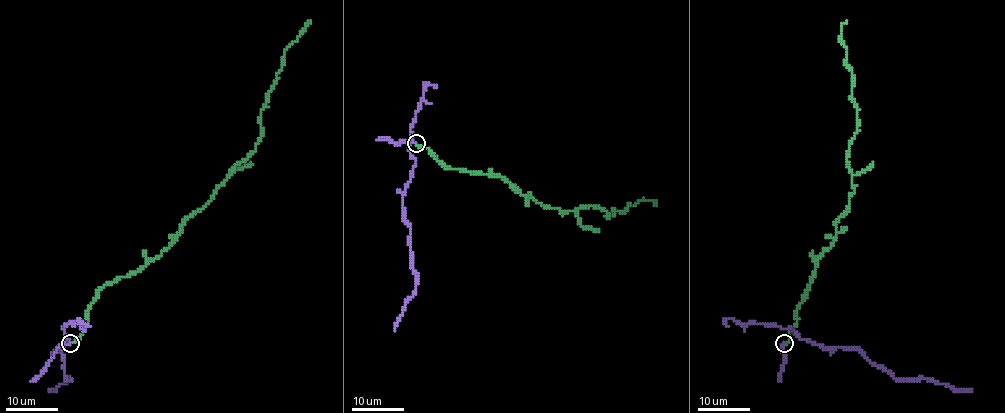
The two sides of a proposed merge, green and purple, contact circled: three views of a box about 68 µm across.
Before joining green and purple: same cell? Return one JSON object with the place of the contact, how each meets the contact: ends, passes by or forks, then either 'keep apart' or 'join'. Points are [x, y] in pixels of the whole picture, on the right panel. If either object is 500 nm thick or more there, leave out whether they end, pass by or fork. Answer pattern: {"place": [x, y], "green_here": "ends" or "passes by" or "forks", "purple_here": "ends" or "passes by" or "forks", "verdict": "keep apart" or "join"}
{"place": [784, 343], "green_here": "ends", "purple_here": "ends", "verdict": "join"}

